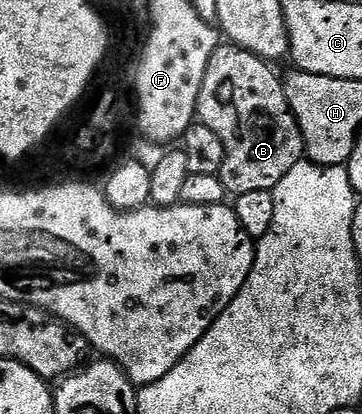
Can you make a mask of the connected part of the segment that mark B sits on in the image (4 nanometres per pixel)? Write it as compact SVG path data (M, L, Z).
M221 43L207 63L207 75L203 75L203 87L199 91L197 117L199 121L218 135L225 148L225 162L219 174L226 194L247 195L247 191L272 190L305 156L304 137L299 123L288 105L282 78L270 62L264 61L232 43Z

